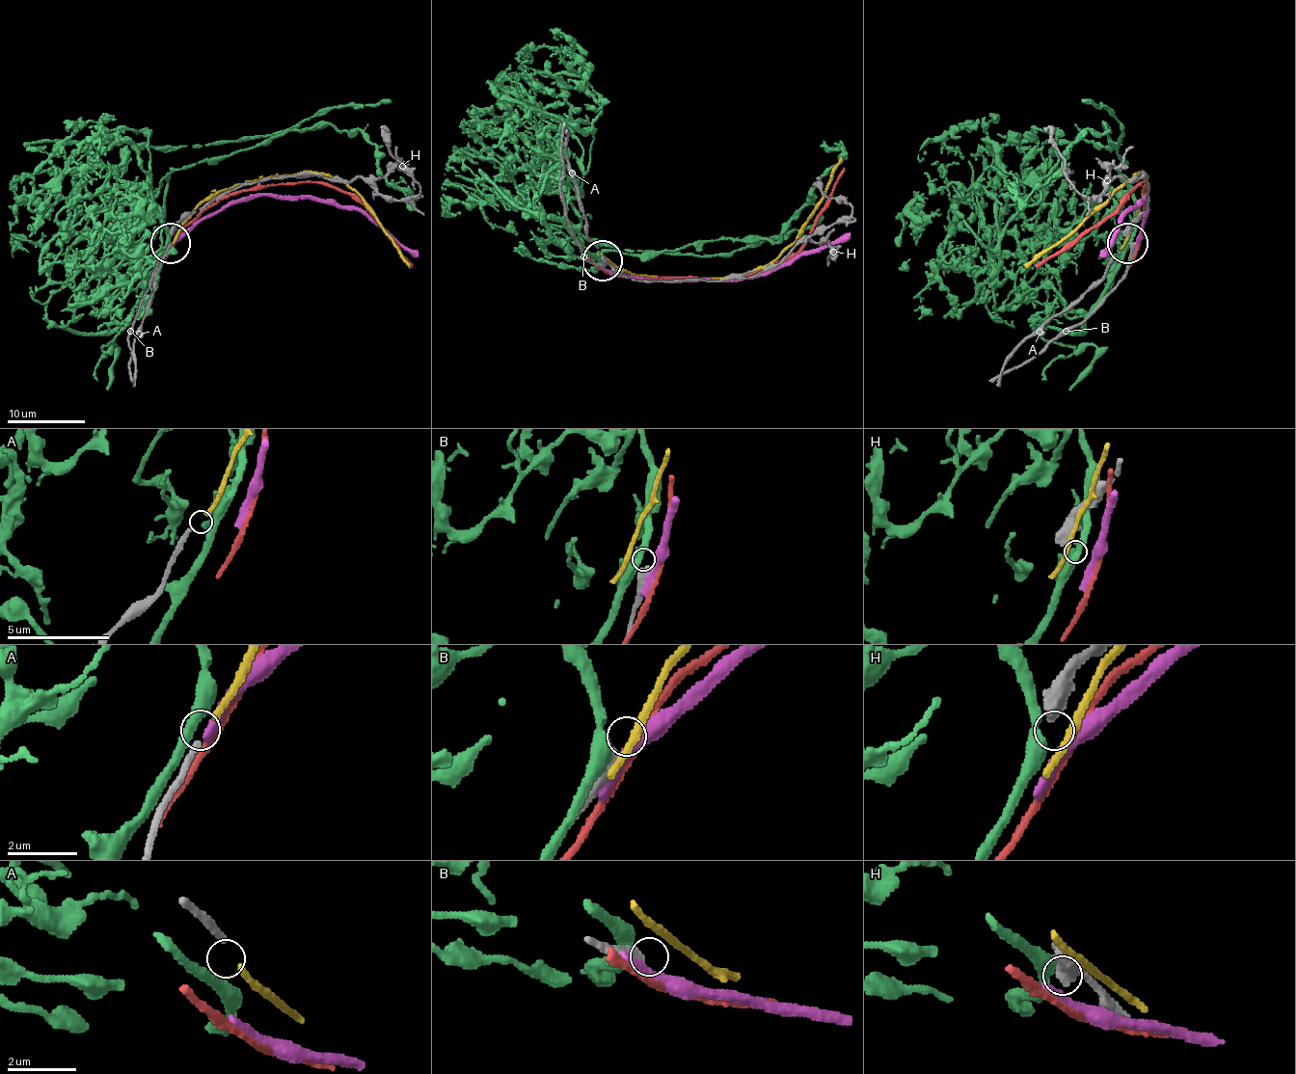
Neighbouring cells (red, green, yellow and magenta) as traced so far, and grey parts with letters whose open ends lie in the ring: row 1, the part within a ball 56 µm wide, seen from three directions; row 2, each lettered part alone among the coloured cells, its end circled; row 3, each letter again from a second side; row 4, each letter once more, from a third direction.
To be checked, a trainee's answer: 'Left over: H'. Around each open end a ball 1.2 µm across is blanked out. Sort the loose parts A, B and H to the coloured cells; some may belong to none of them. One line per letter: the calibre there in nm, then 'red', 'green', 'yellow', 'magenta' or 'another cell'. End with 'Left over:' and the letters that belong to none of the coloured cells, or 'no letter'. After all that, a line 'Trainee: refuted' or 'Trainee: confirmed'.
A: 200 nm | yellow
B: 400 nm | another cell
H: 600 nm | green
Left over: B
Trainee: refuted

